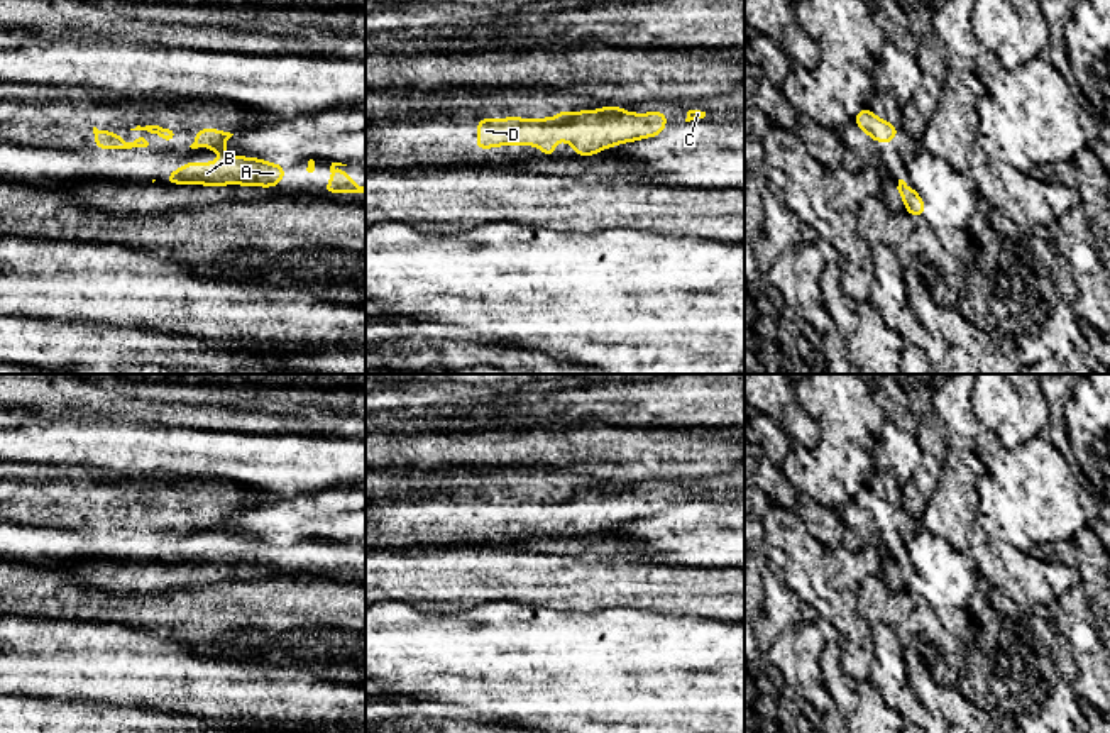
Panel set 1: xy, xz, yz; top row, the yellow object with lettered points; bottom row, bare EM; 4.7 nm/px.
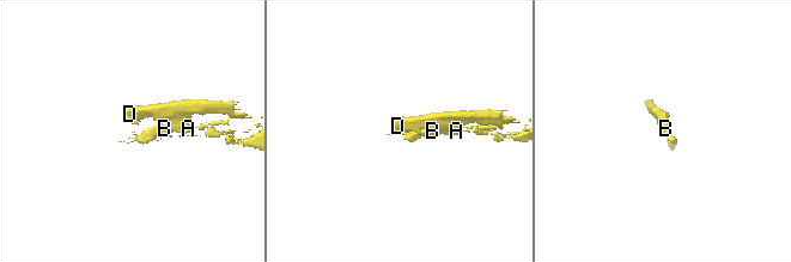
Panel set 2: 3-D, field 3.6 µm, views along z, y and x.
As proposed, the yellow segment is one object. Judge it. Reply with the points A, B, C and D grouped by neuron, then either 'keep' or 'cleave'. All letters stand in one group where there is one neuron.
A B C D | keep

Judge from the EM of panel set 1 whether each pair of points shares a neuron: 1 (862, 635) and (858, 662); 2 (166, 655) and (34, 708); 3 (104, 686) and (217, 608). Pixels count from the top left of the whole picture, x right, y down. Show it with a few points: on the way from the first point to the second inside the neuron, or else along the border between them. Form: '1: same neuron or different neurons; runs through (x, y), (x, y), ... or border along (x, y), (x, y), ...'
1: same neuron; runs through (858, 642), (858, 655)
2: different neurons; border along (48, 694), (58, 699), (88, 699), (95, 703)
3: different neurons; border along (136, 625), (195, 645)

